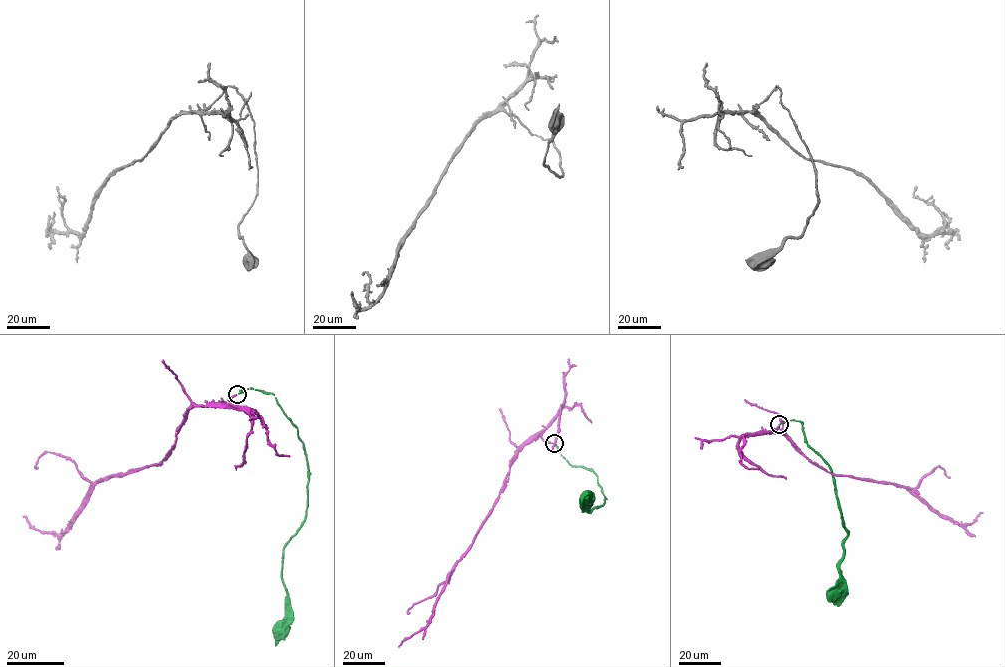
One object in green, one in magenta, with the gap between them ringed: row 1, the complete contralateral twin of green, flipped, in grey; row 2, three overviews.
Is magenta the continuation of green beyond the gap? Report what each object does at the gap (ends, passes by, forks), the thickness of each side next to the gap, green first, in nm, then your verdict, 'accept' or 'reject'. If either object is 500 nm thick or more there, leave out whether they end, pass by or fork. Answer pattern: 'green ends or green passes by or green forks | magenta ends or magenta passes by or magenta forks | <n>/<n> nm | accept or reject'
green ends | magenta ends | 200/240 nm | accept

